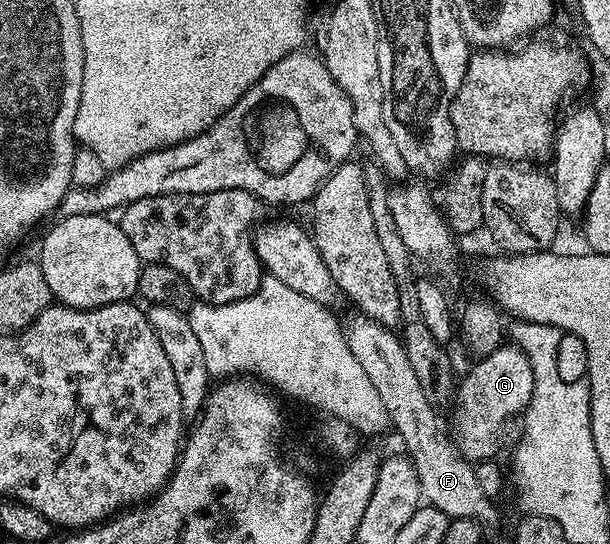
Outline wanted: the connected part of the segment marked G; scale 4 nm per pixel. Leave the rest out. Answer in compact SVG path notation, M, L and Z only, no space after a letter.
M503 345L487 356L479 358L475 367L461 377L453 392L454 416L450 423L454 426L452 438L465 459L490 461L498 451L498 434L509 421L510 415L521 416L530 404L534 378L532 365L520 348Z

